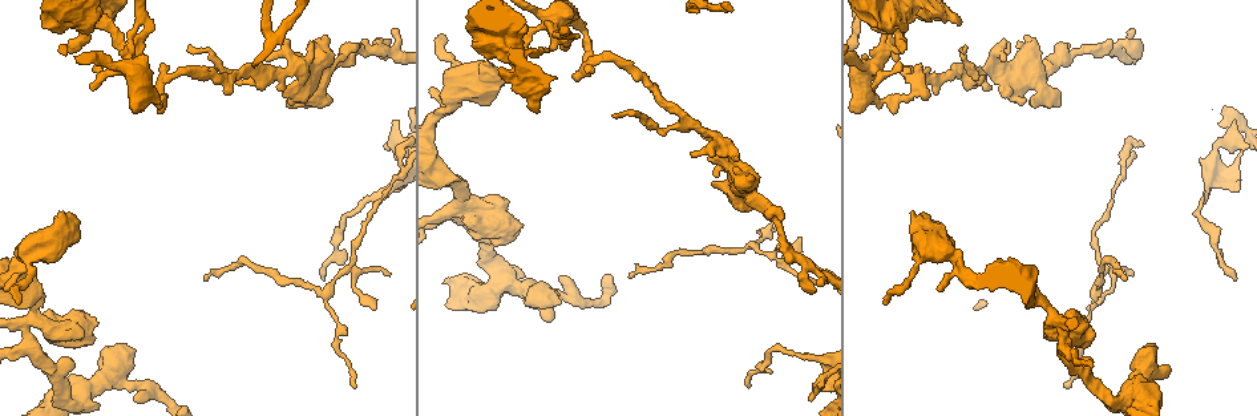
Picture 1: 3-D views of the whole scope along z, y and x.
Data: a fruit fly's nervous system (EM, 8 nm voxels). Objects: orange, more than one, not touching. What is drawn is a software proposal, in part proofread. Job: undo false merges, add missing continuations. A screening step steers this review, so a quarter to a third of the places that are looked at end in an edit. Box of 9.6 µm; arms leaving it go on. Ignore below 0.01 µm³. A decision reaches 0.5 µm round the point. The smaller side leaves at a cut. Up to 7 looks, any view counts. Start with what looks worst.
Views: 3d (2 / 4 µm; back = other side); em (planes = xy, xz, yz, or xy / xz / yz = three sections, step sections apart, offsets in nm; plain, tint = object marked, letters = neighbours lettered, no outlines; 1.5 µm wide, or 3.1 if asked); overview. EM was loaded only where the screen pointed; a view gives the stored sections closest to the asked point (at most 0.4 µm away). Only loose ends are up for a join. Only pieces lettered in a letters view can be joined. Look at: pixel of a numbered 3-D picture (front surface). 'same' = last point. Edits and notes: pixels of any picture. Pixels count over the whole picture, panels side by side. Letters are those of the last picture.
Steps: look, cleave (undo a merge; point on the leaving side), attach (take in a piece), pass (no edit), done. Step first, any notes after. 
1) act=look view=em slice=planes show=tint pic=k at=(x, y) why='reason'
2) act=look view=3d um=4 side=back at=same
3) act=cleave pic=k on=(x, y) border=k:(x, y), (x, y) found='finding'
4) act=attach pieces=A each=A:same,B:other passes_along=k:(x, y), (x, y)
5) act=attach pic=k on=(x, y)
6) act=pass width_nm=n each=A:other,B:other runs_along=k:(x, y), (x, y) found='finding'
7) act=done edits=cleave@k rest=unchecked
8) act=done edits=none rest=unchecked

act=look view=3d um=2 pic=1 at=(189, 46) why='an open end'

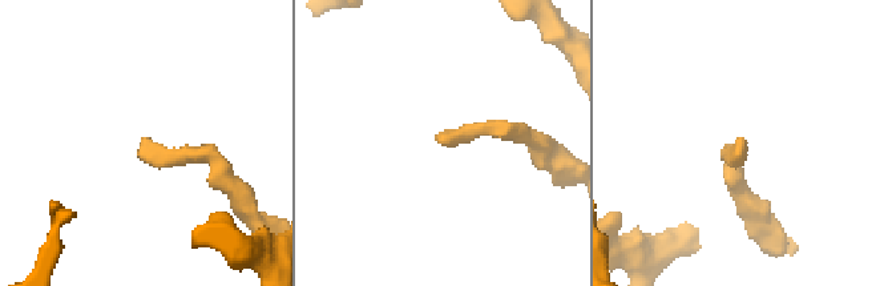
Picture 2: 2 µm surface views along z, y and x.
act=look view=em slice=planes show=letters pic=2 at=(741, 137) why='need the tissue'

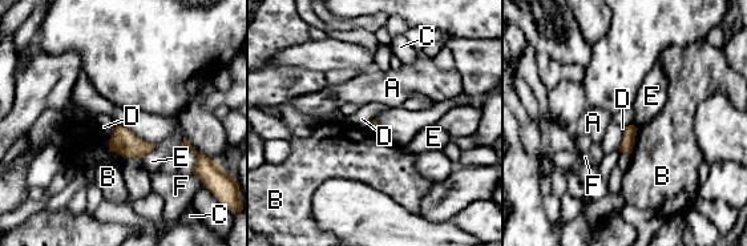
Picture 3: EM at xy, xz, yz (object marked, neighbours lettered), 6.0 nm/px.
act=pass longest_contact=B:170nm each=A:other,B:other,C:other,D:other,E:other,F:other border=3:(156, 145), (141, 157) found='no lettered piece goes on from it'

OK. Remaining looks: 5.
act=look view=3d um=4 pic=1 at=(1003, 95) why='an open end'

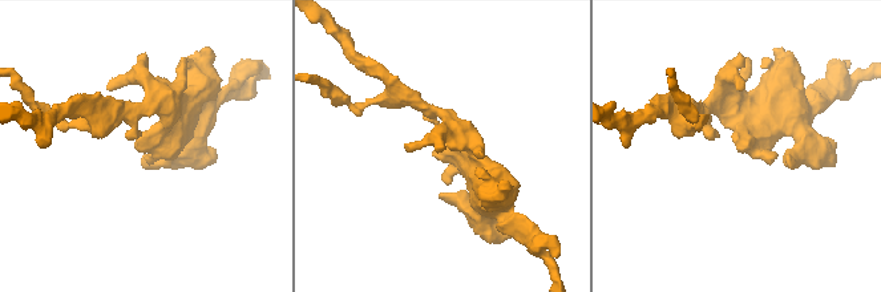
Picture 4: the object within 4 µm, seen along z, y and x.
act=look view=em slice=planes show=letters pic=4 at=(737, 146) why='shape alone is not enough'

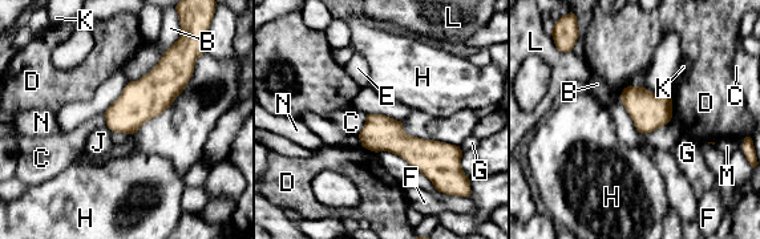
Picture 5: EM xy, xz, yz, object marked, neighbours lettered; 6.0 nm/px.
act=pass longest_contact=C:140nm each=B:other,C:other,D:other,E:other,F:other,G:other,H:other,J:other,K:other,L:other,M:other,N:other border=5:(367, 114), (367, 120), (358, 134) found='none of them fits'

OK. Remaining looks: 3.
act=look view=em slice=planes show=tint pic=1 at=(807, 263) why='arms part here'

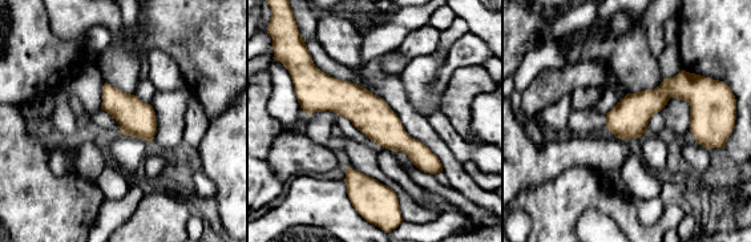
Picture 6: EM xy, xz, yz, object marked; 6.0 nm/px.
act=look view=em slice=planes show=letters at=same

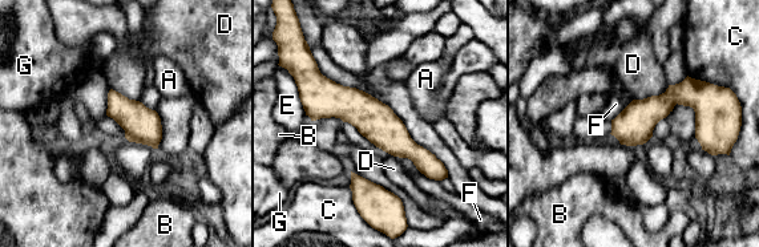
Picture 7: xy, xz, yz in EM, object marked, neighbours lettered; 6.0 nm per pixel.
act=pass each=A:other,B:other,C:other,D:other,E:other,F:other,G:other border=7:(402, 157), (439, 181) found='one neuron here'

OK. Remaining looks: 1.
act=done edits=none rest=unchecked

